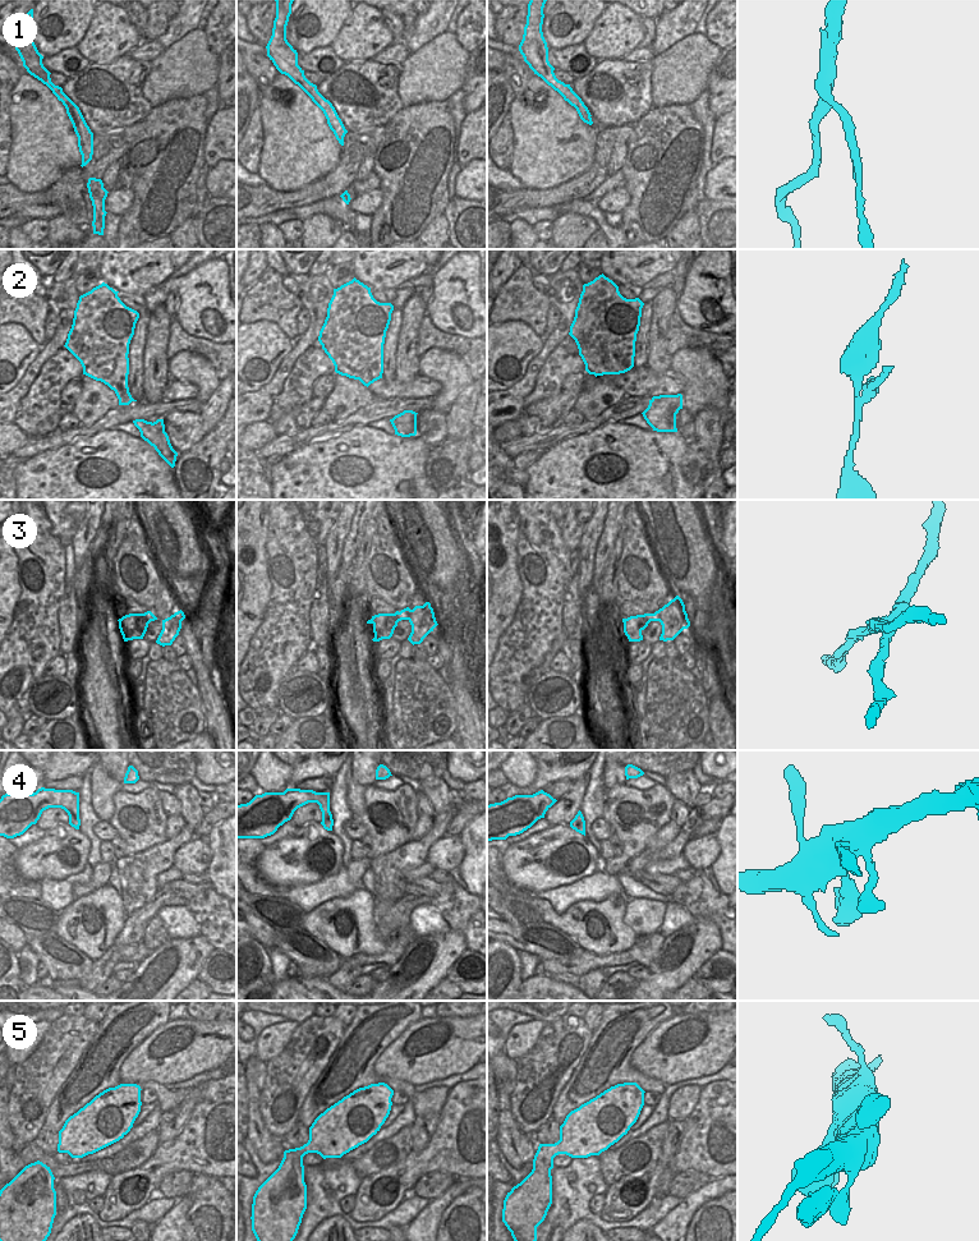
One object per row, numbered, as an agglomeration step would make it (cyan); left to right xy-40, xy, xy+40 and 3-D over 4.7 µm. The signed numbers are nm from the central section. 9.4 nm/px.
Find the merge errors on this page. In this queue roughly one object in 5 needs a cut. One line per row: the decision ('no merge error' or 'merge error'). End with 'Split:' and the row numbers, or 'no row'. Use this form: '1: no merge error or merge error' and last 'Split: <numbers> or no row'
1: merge error
2: merge error
3: merge error
4: no merge error
5: no merge error
Split: 1, 2, 3

